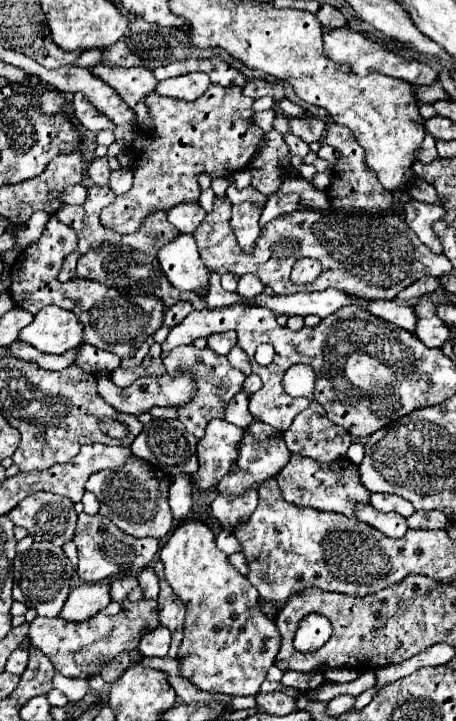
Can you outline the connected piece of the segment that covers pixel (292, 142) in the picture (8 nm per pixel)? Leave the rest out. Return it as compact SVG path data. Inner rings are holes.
M287 132L283 138L285 138L285 142L287 142L287 146L289 146L289 150L291 150L293 154L297 154L297 156L305 158L305 154L309 152L309 146L307 146L307 144L305 144L301 138L293 136L291 132Z

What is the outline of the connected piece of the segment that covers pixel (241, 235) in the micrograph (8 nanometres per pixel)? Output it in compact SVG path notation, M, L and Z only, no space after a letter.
M237 204L233 206L233 218L231 218L231 226L235 230L235 236L239 240L239 246L245 252L251 252L255 246L255 240L261 234L259 228L259 218L261 218L261 210L263 206L255 206L255 204Z

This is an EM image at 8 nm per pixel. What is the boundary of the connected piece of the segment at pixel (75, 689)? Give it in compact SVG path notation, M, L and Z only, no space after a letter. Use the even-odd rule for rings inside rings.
M55 672L53 688L61 690L71 702L77 702L89 692L89 680L87 678L67 678L61 672Z

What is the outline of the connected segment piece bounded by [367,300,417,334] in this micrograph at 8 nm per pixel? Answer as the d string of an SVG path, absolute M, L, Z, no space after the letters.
M373 300L367 310L371 314L375 314L377 318L383 318L383 320L415 334L417 314L415 314L415 308L411 304L397 304L393 300Z

